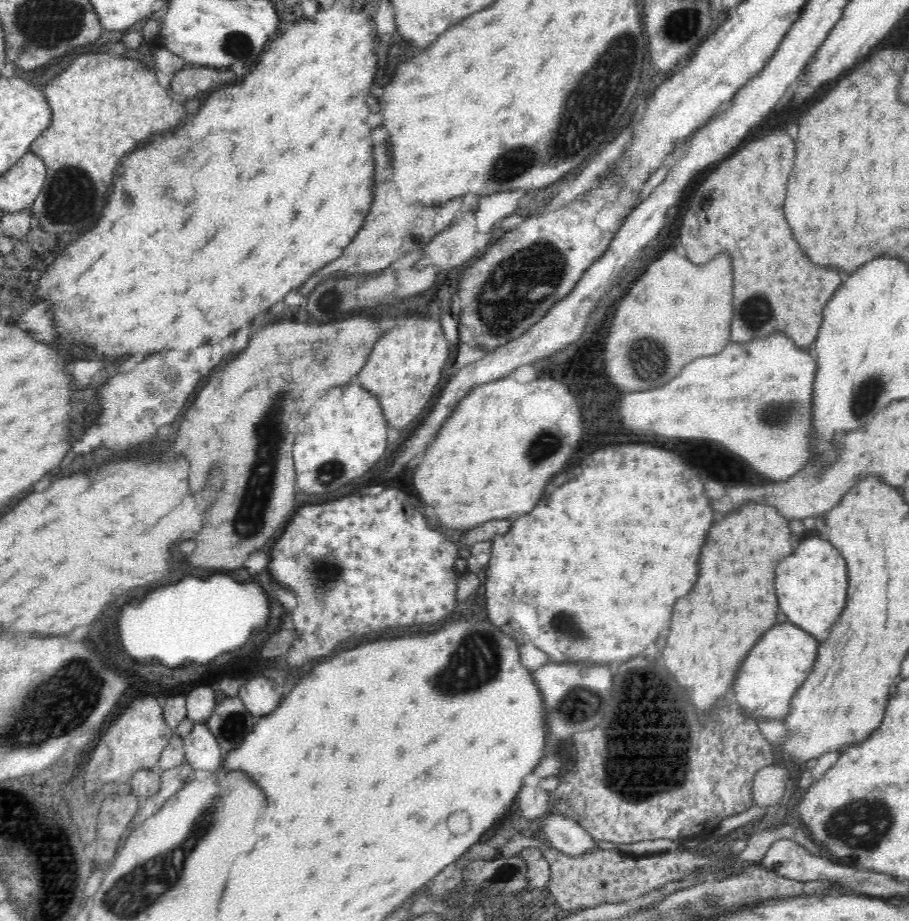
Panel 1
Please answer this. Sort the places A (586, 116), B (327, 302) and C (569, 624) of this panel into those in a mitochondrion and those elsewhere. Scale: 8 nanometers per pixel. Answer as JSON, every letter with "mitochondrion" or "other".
{"A":"mitochondrion","B":"mitochondrion","C":"mitochondrion"}

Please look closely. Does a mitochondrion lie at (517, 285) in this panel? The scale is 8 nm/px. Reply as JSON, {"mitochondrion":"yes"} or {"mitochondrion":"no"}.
{"mitochondrion":"yes"}

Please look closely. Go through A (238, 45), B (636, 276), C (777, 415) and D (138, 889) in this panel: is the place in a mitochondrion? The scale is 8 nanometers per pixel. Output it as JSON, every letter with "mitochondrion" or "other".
{"A":"mitochondrion","B":"other","C":"mitochondrion","D":"mitochondrion"}

